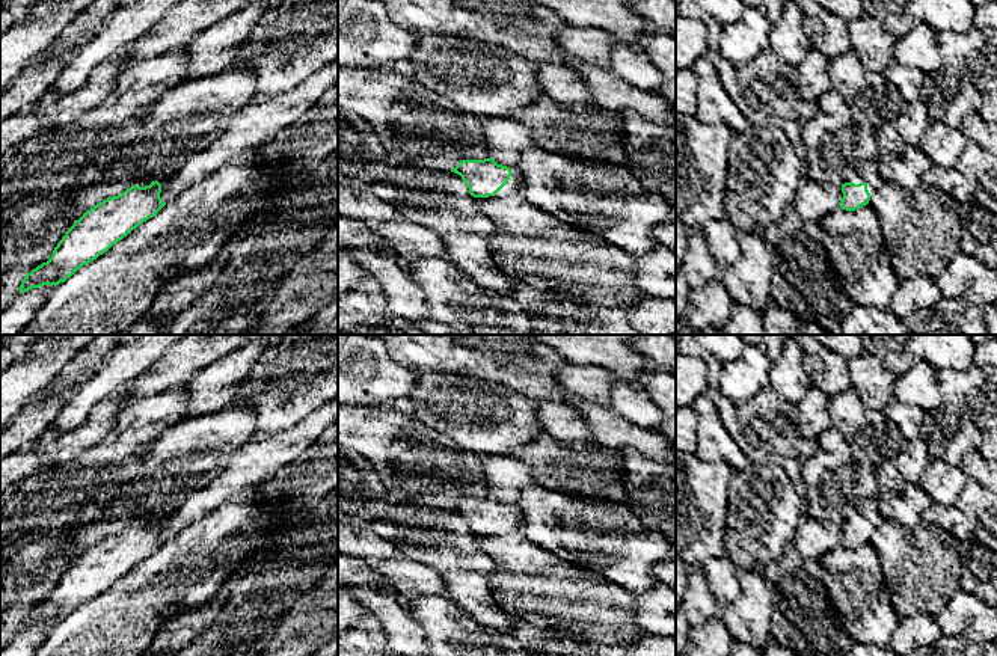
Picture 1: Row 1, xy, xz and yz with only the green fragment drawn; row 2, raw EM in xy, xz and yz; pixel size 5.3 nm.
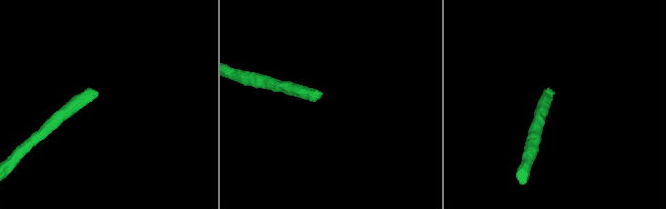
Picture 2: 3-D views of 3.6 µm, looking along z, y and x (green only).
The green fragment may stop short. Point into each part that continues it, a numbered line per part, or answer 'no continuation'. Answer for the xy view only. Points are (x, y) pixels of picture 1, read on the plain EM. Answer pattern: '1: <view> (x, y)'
no continuation

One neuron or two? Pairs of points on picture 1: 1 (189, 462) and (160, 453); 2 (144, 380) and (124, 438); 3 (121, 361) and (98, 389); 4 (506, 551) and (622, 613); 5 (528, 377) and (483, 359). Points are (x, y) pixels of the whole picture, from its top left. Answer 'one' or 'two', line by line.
1: one
2: two
3: one
4: one
5: one

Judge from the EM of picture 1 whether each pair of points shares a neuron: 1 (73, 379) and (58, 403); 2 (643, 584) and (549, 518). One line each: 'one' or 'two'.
1: two
2: one

